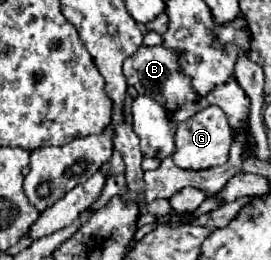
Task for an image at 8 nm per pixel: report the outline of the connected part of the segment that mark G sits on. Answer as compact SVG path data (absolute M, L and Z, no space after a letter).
M208 105L204 111L196 113L194 117L178 123L176 127L176 155L172 157L176 167L180 169L210 169L216 165L224 165L228 161L228 151L234 139L234 131L228 125L224 111L216 105Z

